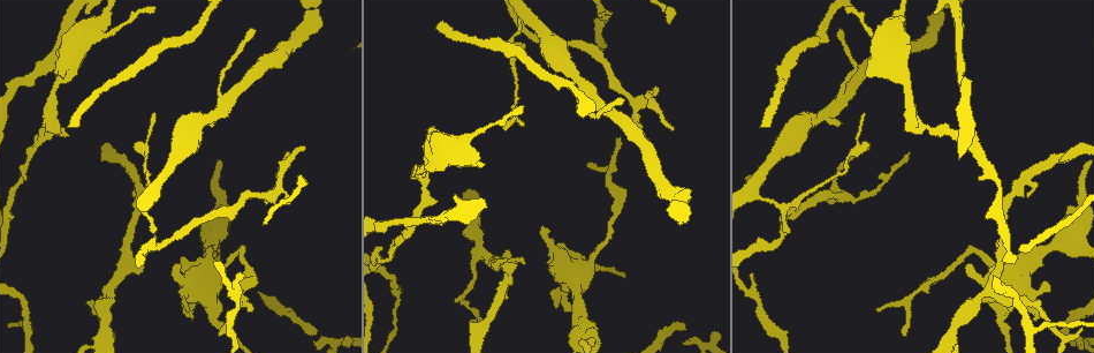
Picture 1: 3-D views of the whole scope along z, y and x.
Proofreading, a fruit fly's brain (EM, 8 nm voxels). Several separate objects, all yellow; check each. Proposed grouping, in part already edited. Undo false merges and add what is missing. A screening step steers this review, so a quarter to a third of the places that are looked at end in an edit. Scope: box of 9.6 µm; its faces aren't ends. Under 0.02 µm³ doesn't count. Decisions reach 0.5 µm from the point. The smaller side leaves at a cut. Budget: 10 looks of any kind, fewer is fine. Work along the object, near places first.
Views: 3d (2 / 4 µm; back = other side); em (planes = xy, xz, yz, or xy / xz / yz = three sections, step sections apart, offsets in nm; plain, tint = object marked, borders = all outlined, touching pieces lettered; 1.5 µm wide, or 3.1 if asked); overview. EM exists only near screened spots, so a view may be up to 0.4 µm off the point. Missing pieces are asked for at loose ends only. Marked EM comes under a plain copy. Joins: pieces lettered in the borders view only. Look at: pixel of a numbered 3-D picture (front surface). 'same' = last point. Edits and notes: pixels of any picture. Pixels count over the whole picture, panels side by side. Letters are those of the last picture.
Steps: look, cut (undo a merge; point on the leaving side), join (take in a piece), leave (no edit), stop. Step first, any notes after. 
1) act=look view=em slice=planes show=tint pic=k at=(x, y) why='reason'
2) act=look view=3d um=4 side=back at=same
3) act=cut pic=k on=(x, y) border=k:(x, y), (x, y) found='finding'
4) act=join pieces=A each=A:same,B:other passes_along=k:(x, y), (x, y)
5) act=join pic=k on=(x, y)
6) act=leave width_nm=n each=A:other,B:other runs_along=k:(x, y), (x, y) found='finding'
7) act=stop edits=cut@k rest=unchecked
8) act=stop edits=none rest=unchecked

act=look view=em slice=planes show=tint pic=1 at=(422, 187) why='an open end'

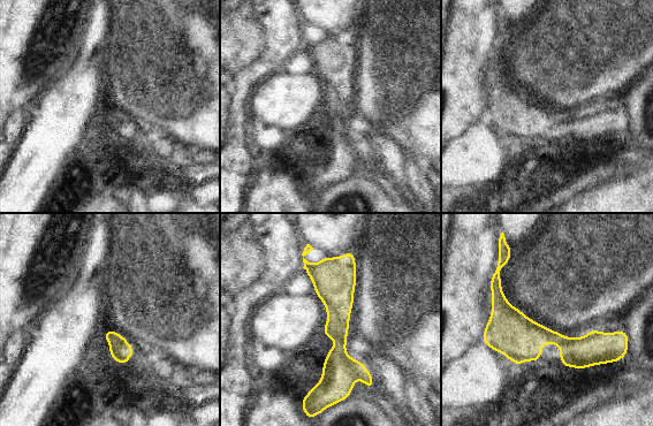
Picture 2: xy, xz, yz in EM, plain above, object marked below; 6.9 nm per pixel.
act=look view=em slice=planes show=borders at=same

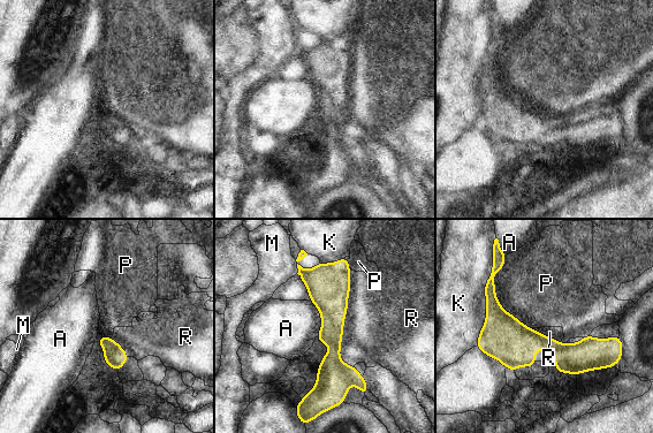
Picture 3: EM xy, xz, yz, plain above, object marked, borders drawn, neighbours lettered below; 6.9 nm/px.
act=leave width_nm=120 each=A:other,K:other,M:other,P:other,R:other runs_along=3:(341, 264), (332, 382), (321, 397) found='no lettered piece goes on from it'

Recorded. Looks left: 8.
act=look view=em slice=xz step=4 show=tint pic=1 at=(867, 148) why='tapers out'

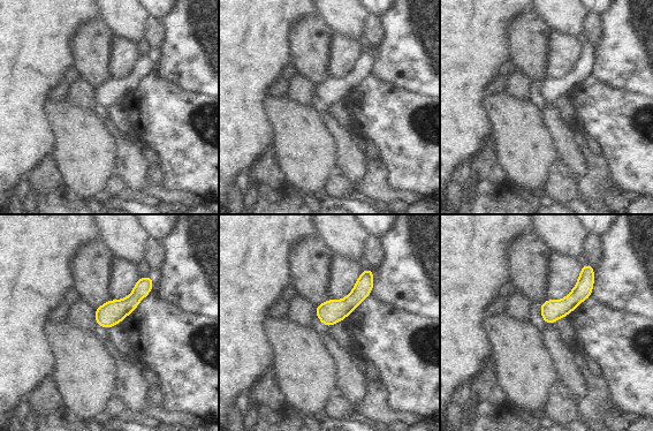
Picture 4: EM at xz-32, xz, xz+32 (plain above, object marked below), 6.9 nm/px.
act=look view=em slice=planes show=borders at=same why='cut it another way'

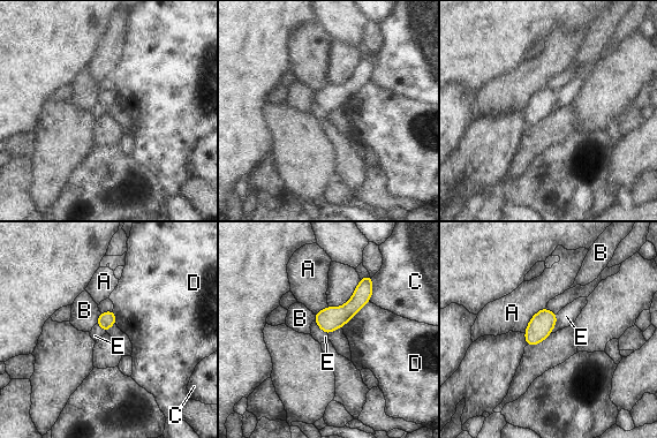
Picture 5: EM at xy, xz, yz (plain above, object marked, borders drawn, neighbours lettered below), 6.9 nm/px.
act=leave longest_contact=D:280nm each=A:other,B:other,C:other,D:other,E:other border=5:(557, 315), (557, 322), (551, 332) found='no lettered piece goes on from it'

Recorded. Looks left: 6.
act=look view=em slice=yz step=4 show=borders pic=1 at=(840, 29) why='thin end'

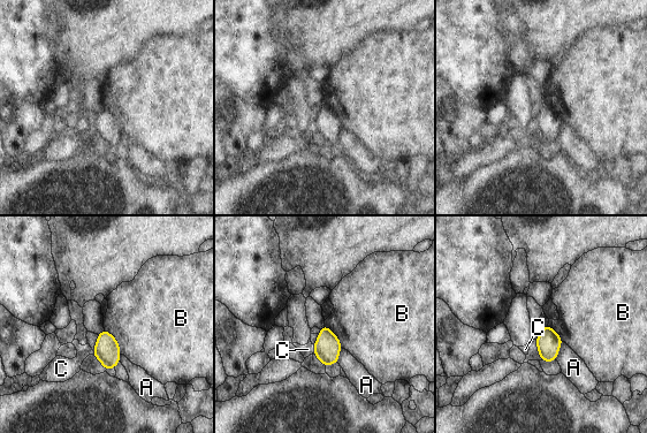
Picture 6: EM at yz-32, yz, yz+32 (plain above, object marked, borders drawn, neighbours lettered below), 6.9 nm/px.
act=leave width_nm=170 each=A:other,B:other,C:other border=6:(104, 327), (116, 340), (121, 354) found='none of them fits'

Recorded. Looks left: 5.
act=look view=3d um=4 pic=1 at=(558, 293) why='sudden change in width'

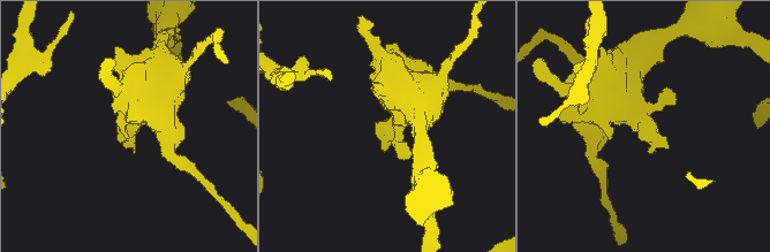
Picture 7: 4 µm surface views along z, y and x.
act=look view=em slice=planes show=tint pic=7 at=(647, 129) why='need the tissue'

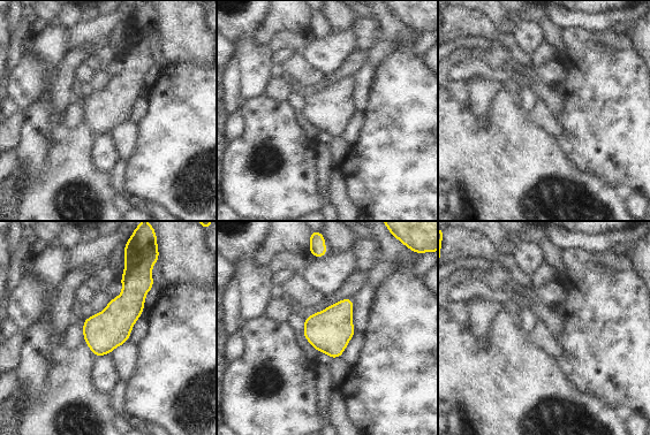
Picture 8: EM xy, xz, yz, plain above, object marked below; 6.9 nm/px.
act=look view=em slice=planes show=borders at=same why='see the neighbours'

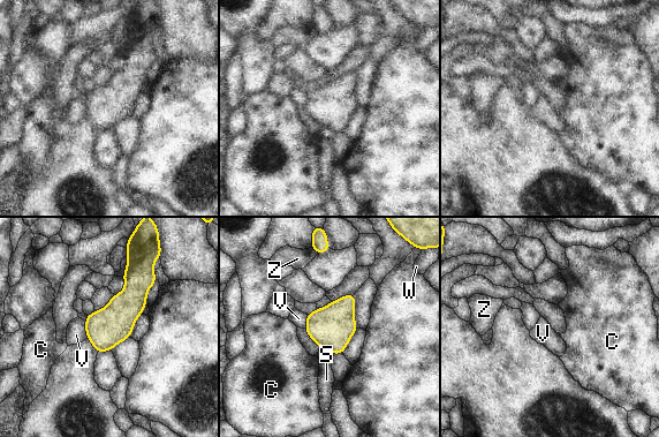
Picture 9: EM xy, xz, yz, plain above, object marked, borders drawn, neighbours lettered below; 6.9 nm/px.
act=leave width_nm=280 each=C:other,S:other,V:other,W:other,Z:other found='continuous, no second cell'

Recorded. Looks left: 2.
act=look view=em slice=planes show=tint pic=1 at=(397, 290) why='three arms meet'

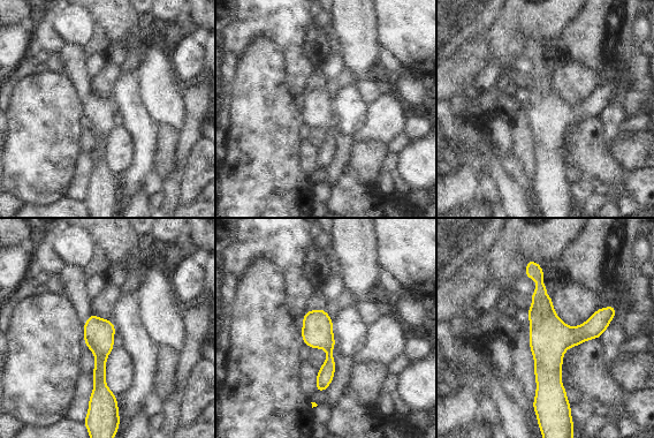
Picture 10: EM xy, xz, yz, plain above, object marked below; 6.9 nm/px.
act=look view=em slice=planes show=borders at=same why='see the neighbours'

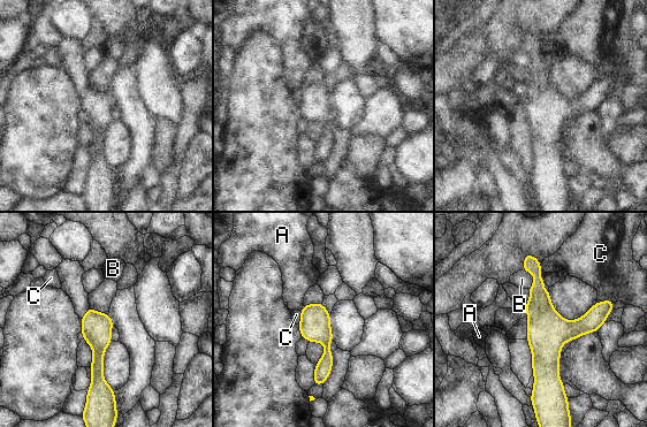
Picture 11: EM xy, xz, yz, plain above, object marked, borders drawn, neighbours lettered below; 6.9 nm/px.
act=leave each=A:other,B:other,C:other runs_along=11:(527, 257), (543, 319), (539, 391) found='all the same cell'

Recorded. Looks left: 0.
act=stop edits=none rest=unchecked

